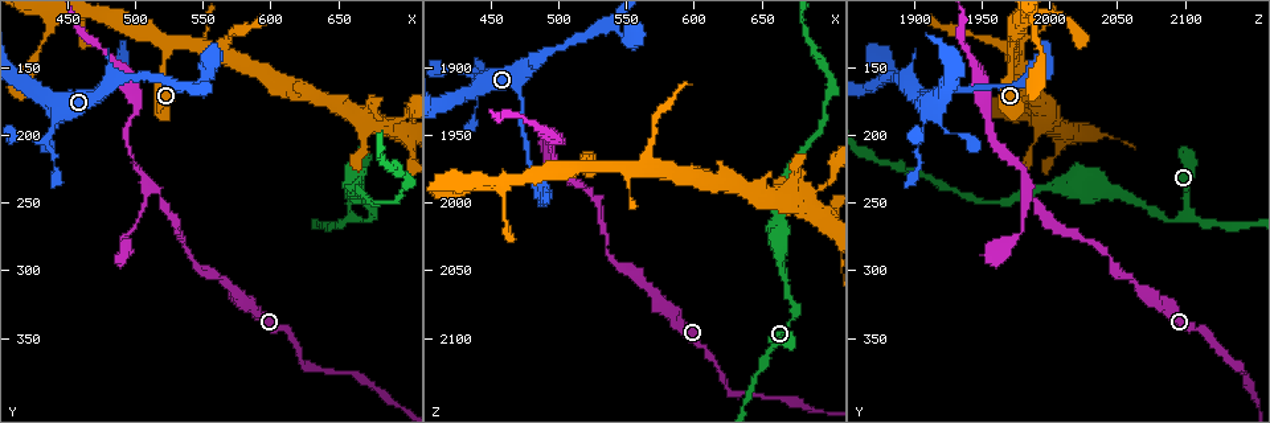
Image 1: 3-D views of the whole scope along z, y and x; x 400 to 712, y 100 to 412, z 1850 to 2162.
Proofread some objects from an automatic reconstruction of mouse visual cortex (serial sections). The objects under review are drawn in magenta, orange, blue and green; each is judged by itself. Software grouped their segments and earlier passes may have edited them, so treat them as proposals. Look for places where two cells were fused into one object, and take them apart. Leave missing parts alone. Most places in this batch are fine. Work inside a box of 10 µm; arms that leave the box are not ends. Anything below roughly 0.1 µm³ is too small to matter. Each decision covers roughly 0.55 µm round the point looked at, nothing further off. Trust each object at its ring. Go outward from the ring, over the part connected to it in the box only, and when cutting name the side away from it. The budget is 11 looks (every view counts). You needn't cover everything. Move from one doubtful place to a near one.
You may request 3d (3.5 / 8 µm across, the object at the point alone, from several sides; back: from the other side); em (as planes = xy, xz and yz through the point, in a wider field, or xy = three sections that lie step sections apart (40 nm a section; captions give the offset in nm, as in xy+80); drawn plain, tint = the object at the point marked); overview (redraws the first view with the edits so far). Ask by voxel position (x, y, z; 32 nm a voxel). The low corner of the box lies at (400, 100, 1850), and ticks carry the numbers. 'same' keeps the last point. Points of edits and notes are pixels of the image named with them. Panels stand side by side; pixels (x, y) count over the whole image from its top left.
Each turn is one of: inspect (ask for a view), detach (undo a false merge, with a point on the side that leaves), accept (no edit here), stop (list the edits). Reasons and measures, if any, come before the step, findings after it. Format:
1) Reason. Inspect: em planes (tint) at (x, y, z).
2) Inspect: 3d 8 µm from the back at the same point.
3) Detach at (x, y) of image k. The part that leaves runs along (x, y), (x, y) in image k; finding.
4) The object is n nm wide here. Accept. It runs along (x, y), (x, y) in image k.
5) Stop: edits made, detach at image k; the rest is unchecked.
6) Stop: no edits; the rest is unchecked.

Abrupt turn. Inspect: 3d 3.5 µm at (660, 262, 2104).

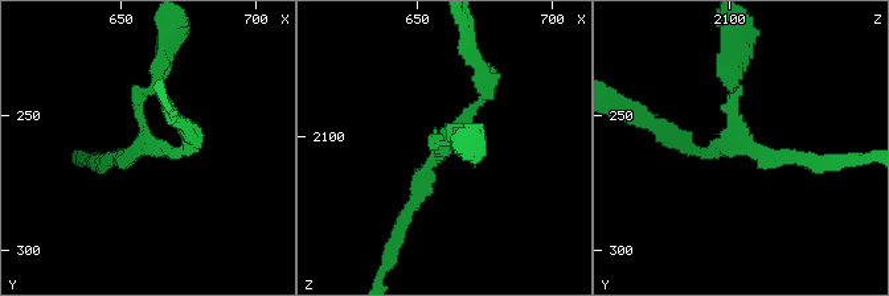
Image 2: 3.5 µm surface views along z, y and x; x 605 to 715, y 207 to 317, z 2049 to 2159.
Inspect: em xy step 2 (tint) at (659, 262, 2106).

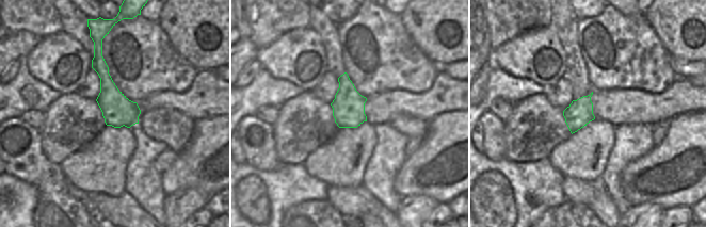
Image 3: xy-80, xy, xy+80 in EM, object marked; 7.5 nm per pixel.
Accept. It runs along (732, 73), (748, 149), (816, 161) in image 2; continuous, no second cell.

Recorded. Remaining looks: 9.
Three arms meet. Inspect: 3d 3.5 µm from the back at (524, 138, 1972).

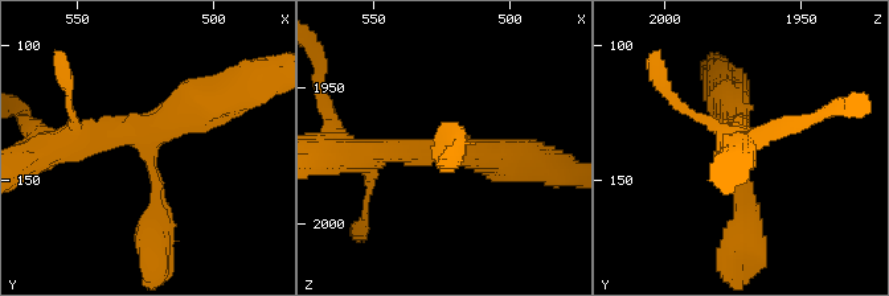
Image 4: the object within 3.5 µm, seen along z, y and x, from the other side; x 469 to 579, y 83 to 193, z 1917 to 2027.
3 arms meet here; the arms are 250, 300, 400 nm wide. Inspect: em xy step 5 (tint) at the same point.

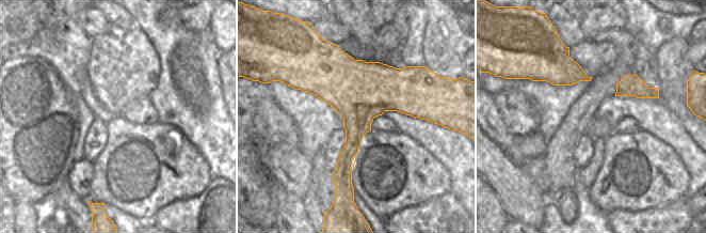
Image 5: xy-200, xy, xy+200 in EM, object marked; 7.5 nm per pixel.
Accept. It runs along (152, 234), (148, 144), (64, 140) in image 4; continuous, no second cell.

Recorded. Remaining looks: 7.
Two arms in line, one across. Inspect: 3d 3.5 µm at (516, 238, 1984).

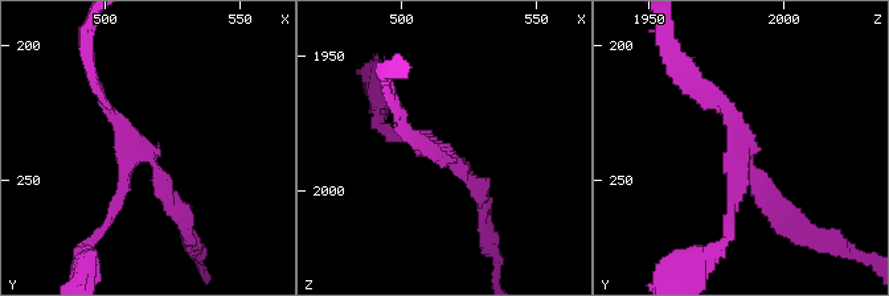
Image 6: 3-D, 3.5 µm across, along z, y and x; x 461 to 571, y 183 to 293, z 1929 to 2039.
3 arms meet here; the arms are 100, 150, 150 nm wide. Inspect: em xy step 2 (tint) at (514, 240, 1985).

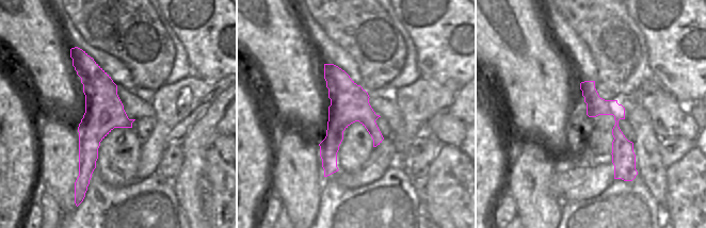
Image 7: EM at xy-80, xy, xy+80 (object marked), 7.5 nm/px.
Inspect: em xy step 3 (tint) at the same point.

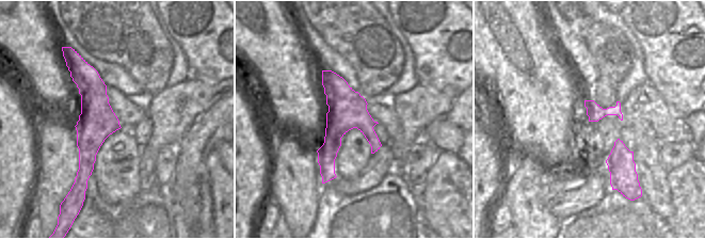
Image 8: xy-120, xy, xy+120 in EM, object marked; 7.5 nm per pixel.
Accept. It runs along (74, 65), (91, 85), (84, 180) in image 8; continuous, no second cell.

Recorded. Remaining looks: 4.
Abrupt turn. Inspect: 3d 3.5 µm at (432, 204, 1908).

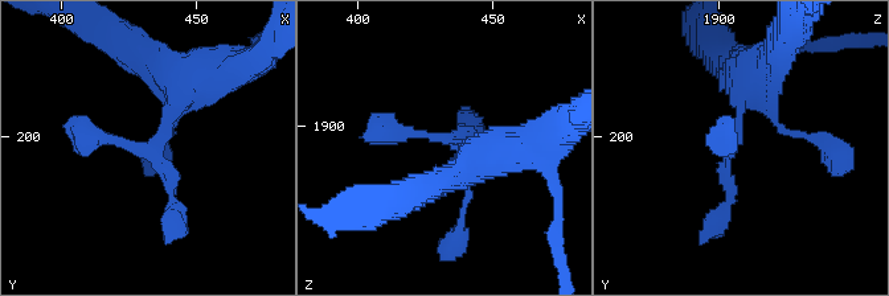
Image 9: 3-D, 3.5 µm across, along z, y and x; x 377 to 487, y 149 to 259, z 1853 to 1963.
Inspect: em planes (tint) at (434, 203, 1907).

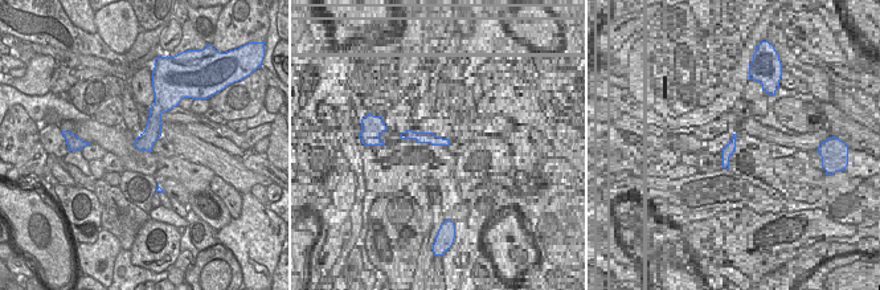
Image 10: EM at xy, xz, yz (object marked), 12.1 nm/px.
Accept. One cell here.

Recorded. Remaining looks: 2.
Stop: no edits; the rest is unchecked.

